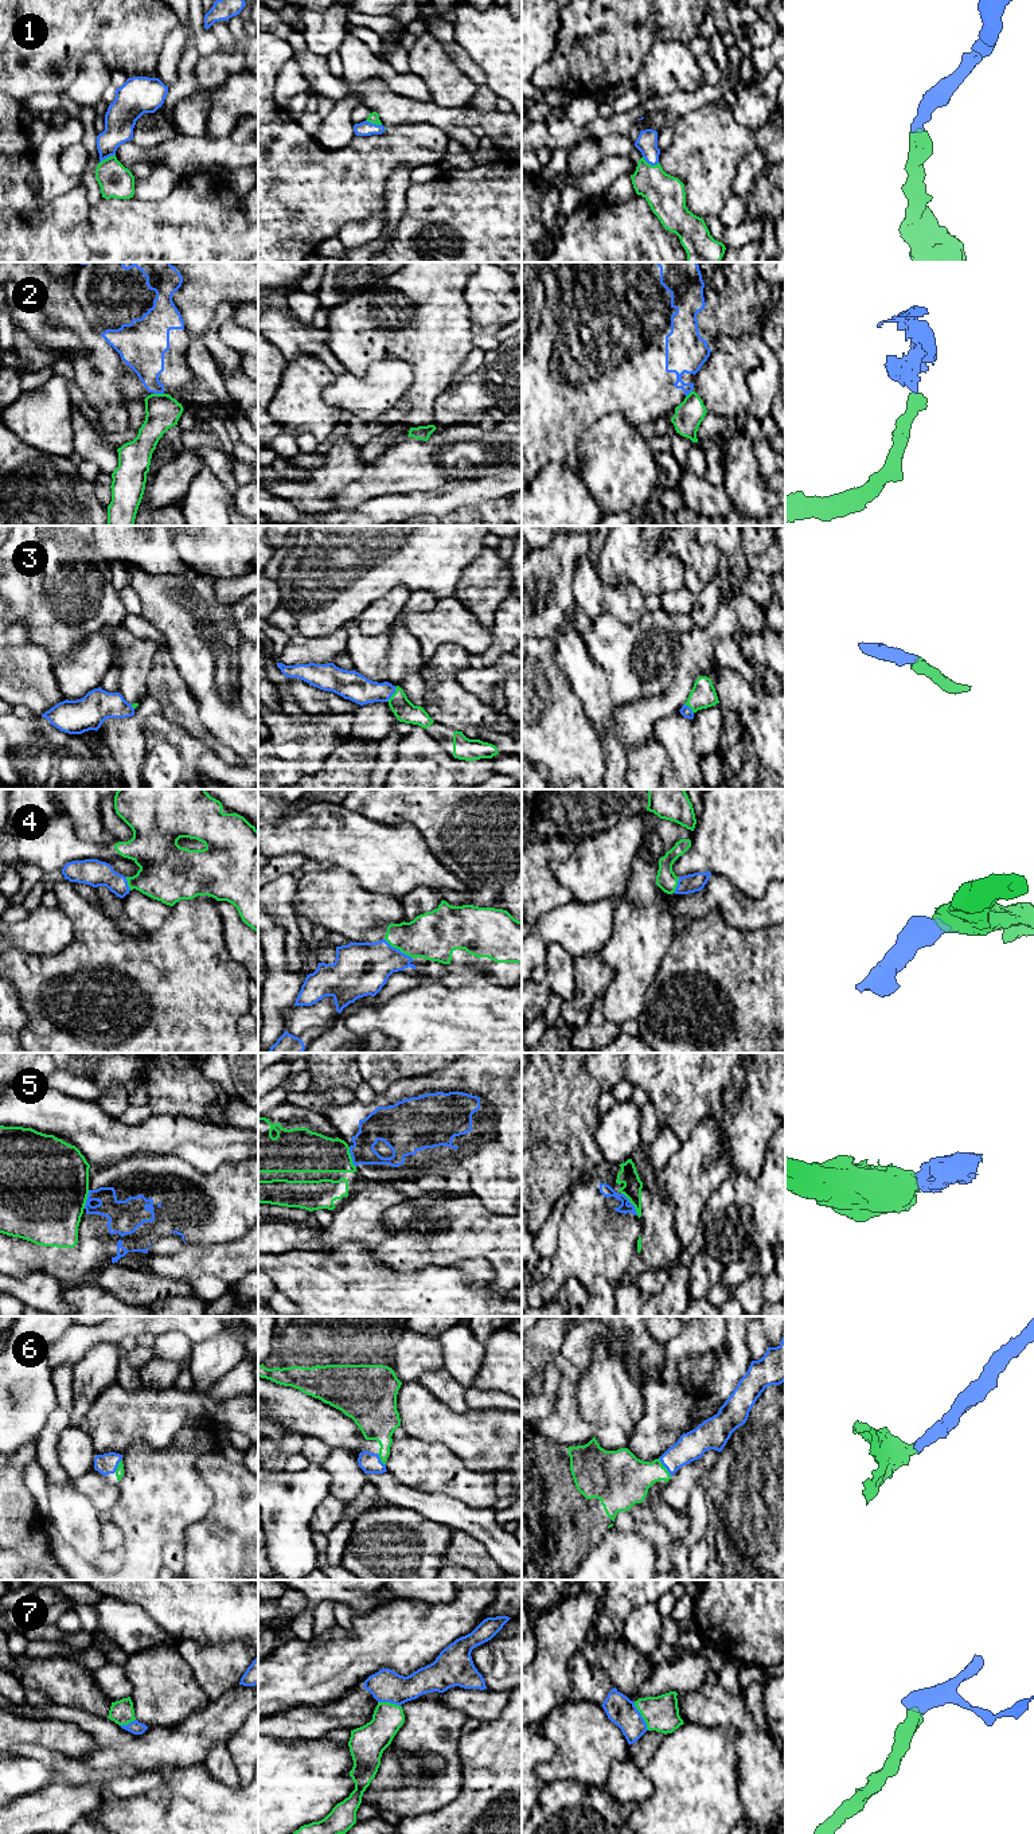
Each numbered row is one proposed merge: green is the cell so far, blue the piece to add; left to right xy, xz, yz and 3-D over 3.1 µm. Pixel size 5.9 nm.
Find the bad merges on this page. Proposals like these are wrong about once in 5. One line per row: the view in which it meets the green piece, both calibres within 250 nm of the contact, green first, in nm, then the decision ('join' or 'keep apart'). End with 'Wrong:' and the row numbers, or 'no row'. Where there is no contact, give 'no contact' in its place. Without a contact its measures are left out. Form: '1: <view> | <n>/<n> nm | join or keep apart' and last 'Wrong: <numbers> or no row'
1: yz | 220/130 nm | join
2: xy | 200/220 nm | keep apart
3: xz | 120/170 nm | join
4: xz | 280/320 nm | join
5: yz | 120/70 nm | keep apart
6: yz | 300/170 nm | join
7: yz | 220/170 nm | join
Wrong: 2, 5

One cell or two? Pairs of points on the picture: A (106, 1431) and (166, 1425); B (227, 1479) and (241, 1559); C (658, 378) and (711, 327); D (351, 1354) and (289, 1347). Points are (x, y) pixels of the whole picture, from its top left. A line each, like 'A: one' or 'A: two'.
A: one
B: one
C: one
D: one

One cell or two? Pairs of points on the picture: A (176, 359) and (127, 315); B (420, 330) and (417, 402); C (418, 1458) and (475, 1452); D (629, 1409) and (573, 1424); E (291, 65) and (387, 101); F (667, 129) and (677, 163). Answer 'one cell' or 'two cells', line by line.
A: one cell
B: one cell
C: two cells
D: two cells
E: two cells
F: two cells

